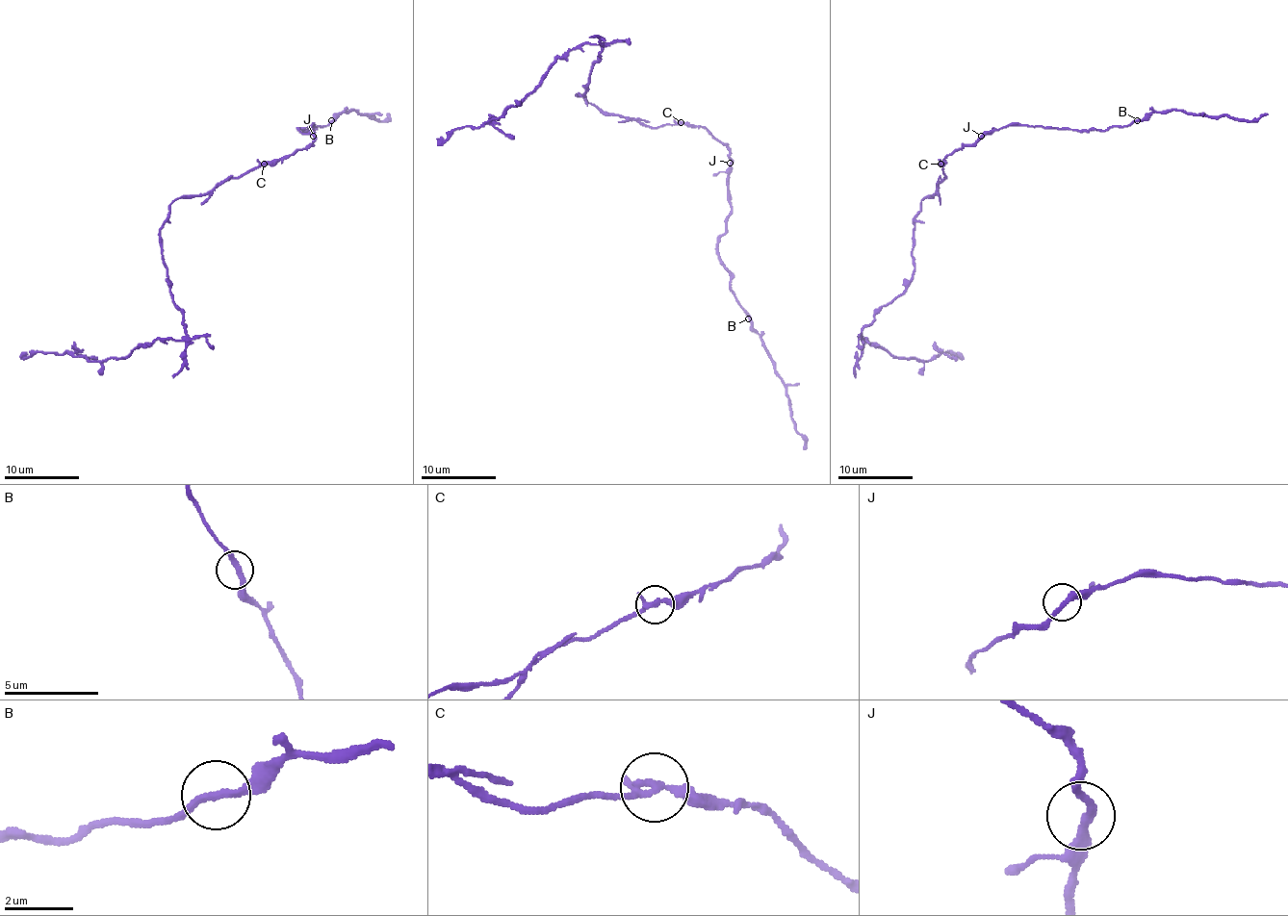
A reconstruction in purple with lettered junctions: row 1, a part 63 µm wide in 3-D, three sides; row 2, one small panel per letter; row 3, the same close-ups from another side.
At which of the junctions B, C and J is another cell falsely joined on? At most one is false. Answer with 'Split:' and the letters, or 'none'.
Split: C

